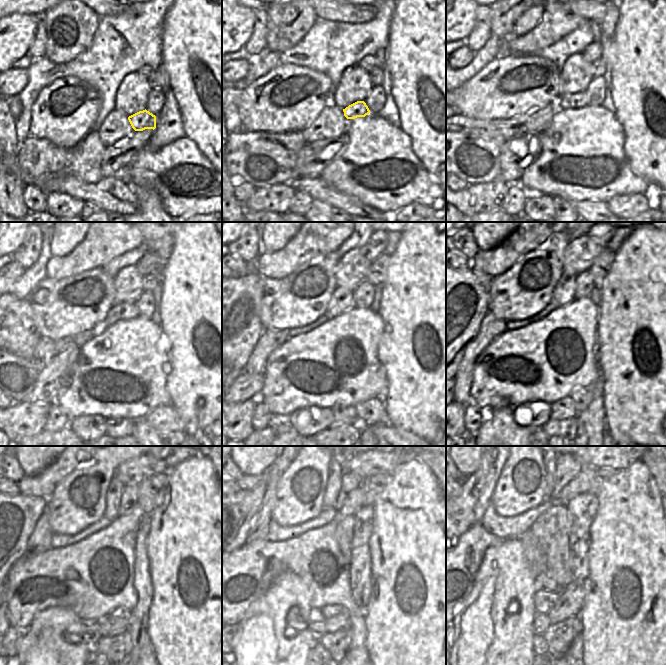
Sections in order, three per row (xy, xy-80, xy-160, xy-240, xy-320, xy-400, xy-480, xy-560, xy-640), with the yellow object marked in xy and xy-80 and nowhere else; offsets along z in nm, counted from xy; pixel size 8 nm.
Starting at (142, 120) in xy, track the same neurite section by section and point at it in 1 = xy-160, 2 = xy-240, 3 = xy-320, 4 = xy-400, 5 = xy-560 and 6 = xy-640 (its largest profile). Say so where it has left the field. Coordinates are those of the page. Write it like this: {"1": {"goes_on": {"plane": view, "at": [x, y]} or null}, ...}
{"1": {"goes_on": {"plane": "xy-160", "at": [576, 100]}}, "2": {"goes_on": {"plane": "xy-240", "at": [121, 311]}}, "3": {"goes_on": {"plane": "xy-320", "at": [341, 301]}}, "4": {"goes_on": {"plane": "xy-400", "at": [563, 294]}}, "5": {"goes_on": {"plane": "xy-560", "at": [334, 482]}}, "6": {"goes_on": {"plane": "xy-640", "at": [550, 466]}}}

